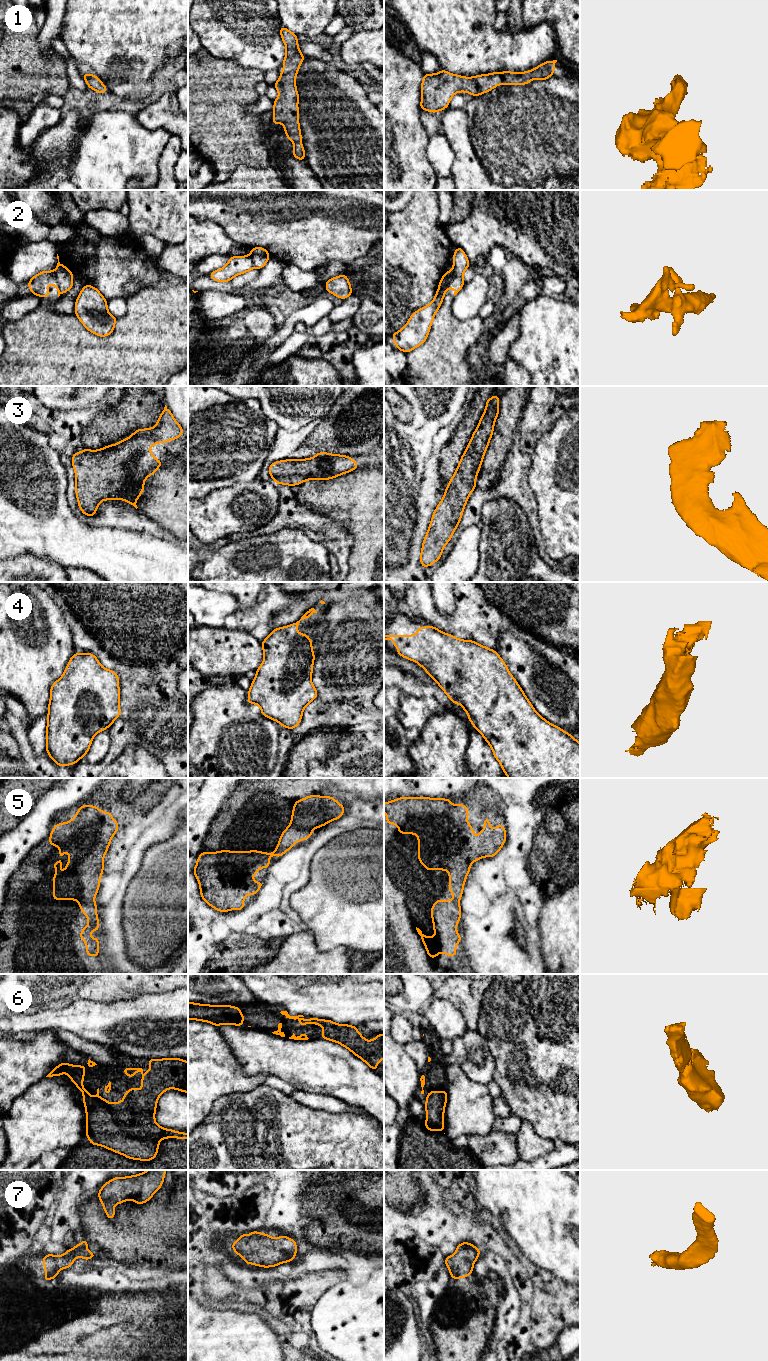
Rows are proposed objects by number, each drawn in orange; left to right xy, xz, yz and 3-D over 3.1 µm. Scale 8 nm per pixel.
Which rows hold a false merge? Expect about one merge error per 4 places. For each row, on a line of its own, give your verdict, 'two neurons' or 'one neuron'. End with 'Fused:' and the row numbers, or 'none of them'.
1: one neuron
2: two neurons
3: one neuron
4: one neuron
5: one neuron
6: one neuron
7: one neuron
Fused: 2

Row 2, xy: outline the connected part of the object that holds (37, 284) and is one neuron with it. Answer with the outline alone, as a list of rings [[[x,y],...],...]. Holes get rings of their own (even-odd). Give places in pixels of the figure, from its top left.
[[[56,269],[53,271],[42,271],[32,277],[28,282],[28,287],[32,294],[41,297],[48,297],[52,292],[46,289],[47,285],[54,284],[58,289],[58,297],[60,296],[59,283],[56,278]]]

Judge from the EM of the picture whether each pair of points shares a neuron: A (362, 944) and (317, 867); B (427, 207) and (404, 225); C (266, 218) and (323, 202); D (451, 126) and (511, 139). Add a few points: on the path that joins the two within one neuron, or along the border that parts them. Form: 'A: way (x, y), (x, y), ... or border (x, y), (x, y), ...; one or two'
A: way (362, 925), (362, 912), (336, 886); one
B: way (421, 213), (410, 224); one
C: way (280, 207), (285, 202), (309, 202); one
D: border (464, 108), (467, 114), (469, 138), (476, 152); two

